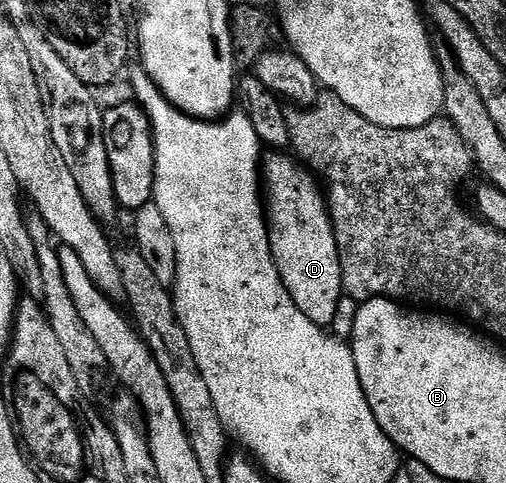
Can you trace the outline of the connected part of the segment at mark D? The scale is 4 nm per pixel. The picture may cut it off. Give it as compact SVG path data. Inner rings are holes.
M274 151L265 158L260 169L260 177L264 182L264 216L270 230L270 250L274 256L276 267L280 271L280 279L292 295L292 303L312 319L312 323L328 327L336 315L336 307L340 307L340 299L344 295L342 288L342 268L340 255L336 247L334 224L330 218L328 197L320 184L319 178L305 164L299 163L293 156L285 157L282 151Z

